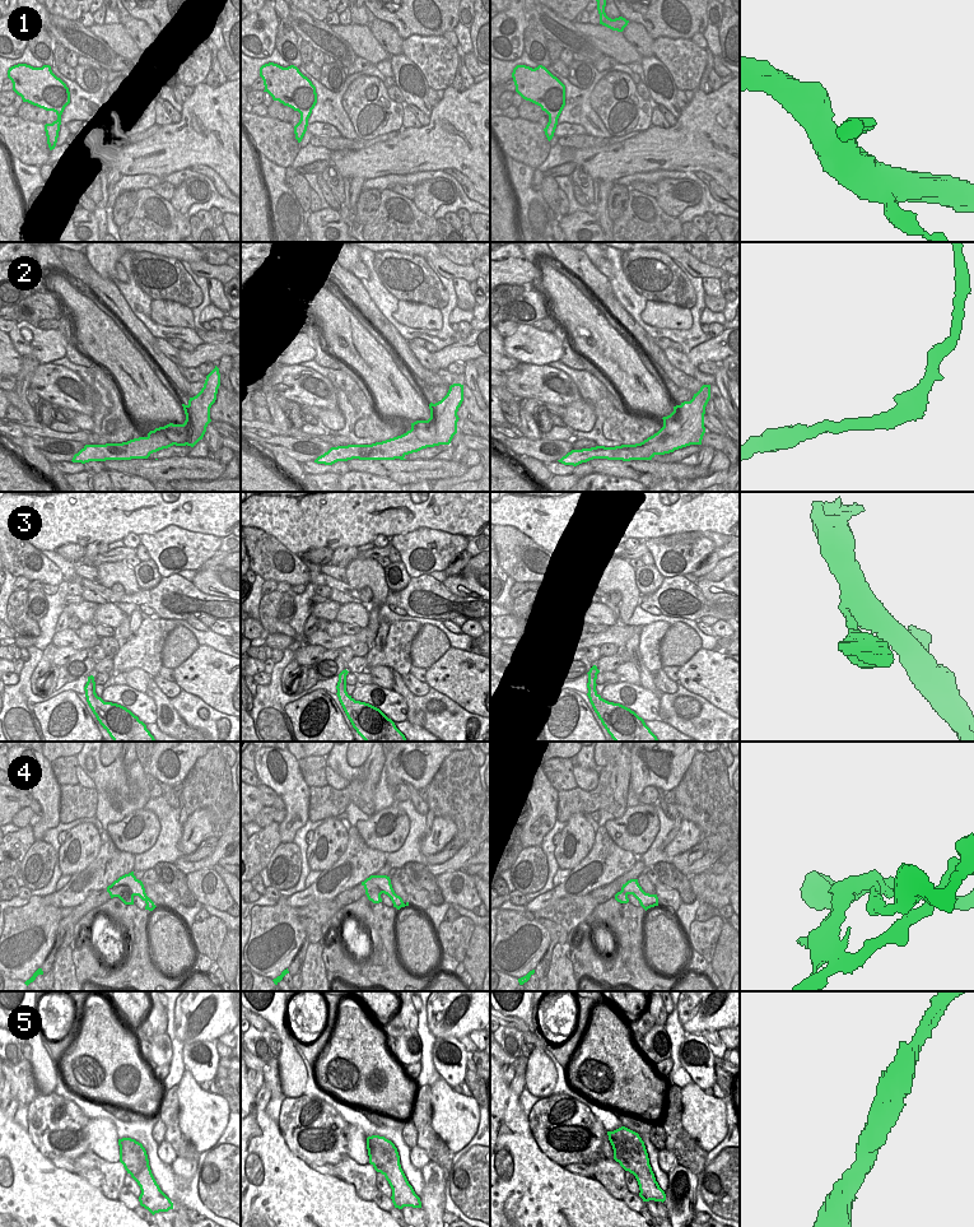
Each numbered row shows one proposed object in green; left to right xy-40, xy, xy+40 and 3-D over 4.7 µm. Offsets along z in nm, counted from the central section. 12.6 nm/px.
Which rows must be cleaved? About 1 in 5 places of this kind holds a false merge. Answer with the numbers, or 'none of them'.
4

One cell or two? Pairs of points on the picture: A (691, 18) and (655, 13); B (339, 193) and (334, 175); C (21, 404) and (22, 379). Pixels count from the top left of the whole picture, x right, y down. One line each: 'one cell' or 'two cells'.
A: one cell
B: one cell
C: one cell

